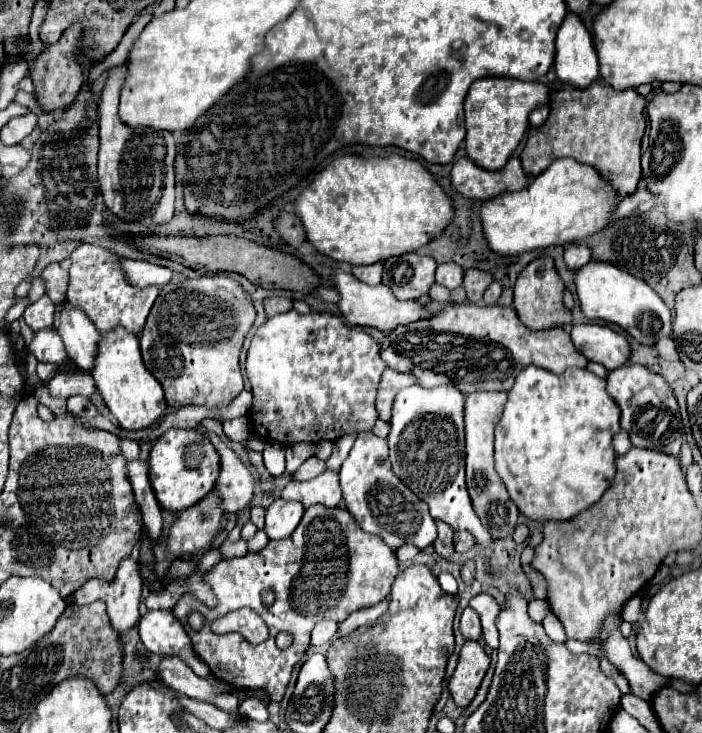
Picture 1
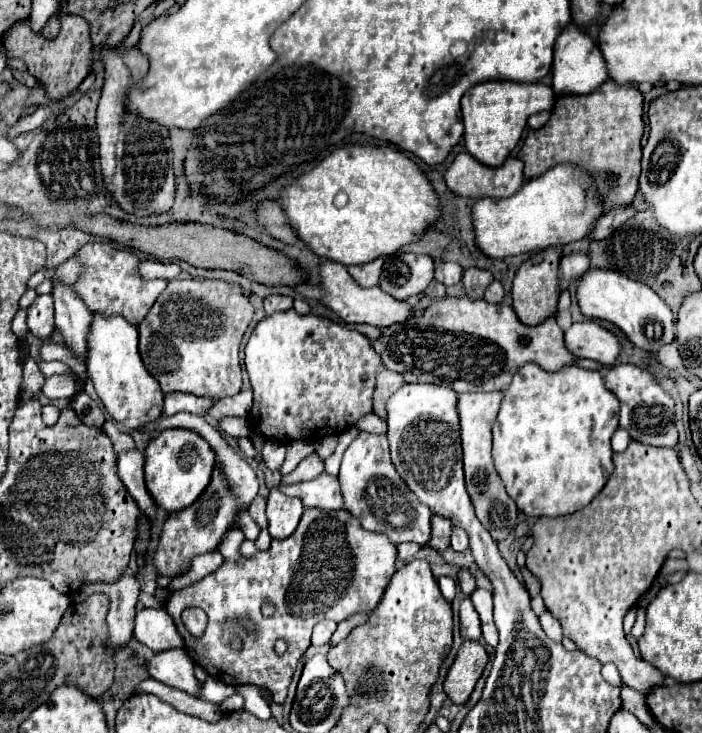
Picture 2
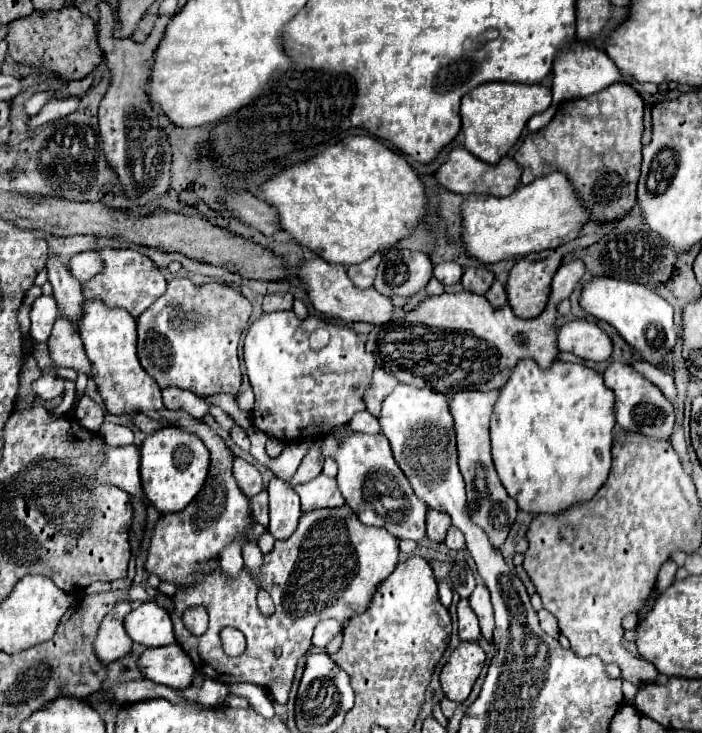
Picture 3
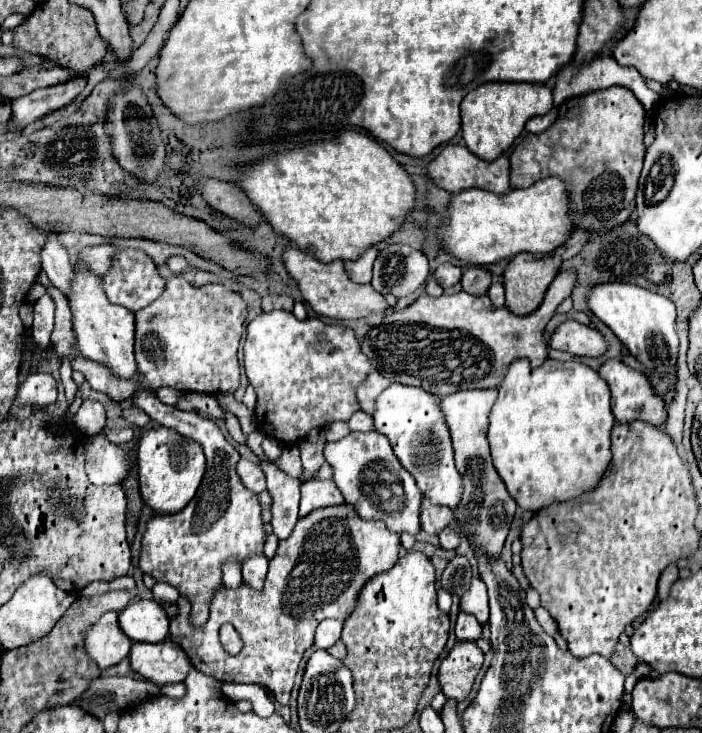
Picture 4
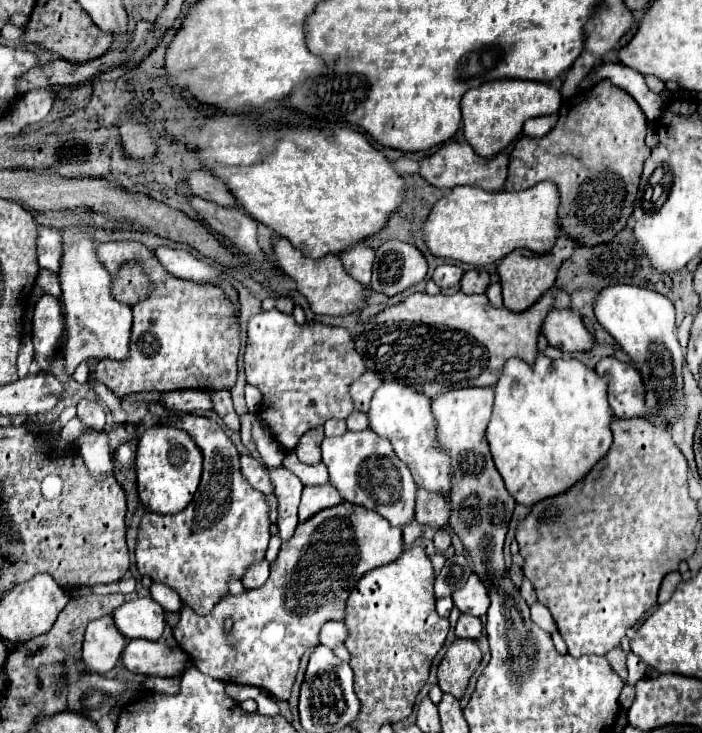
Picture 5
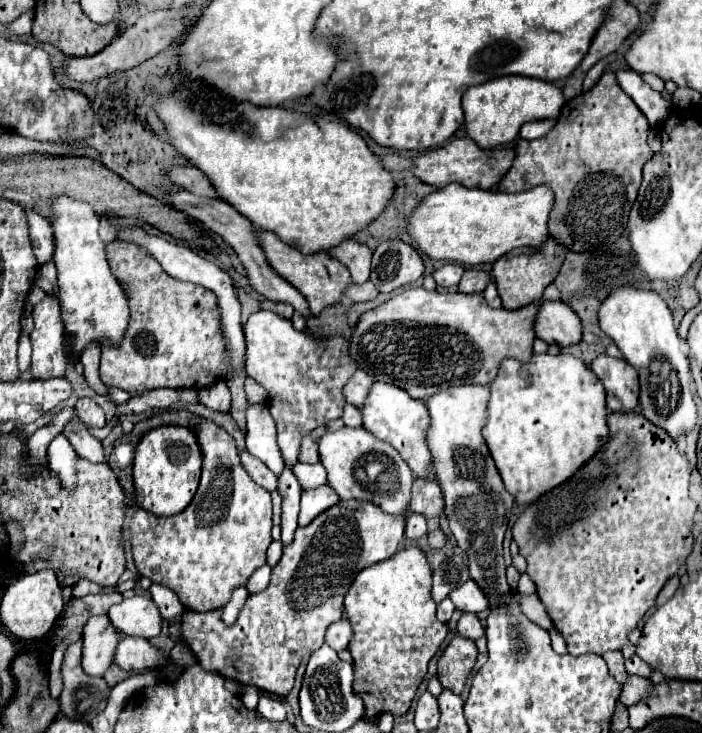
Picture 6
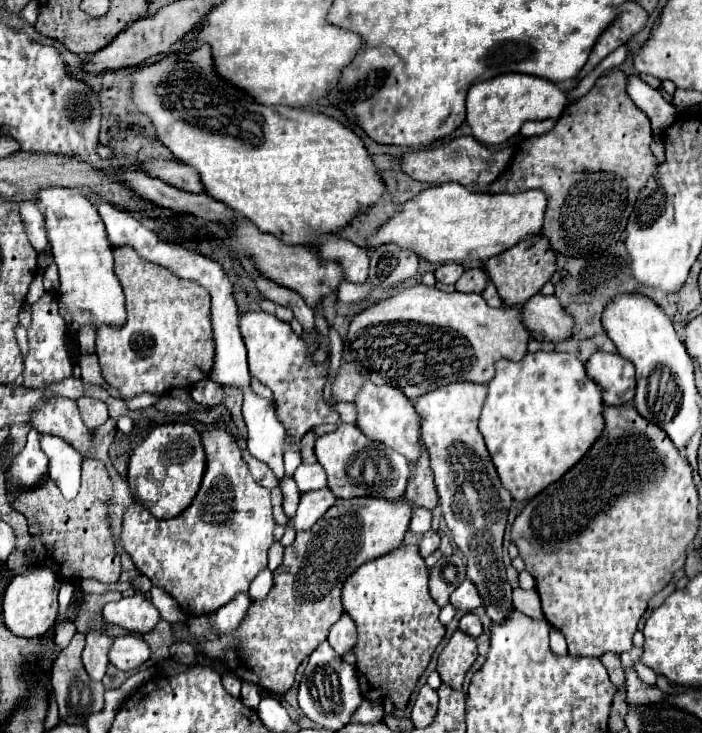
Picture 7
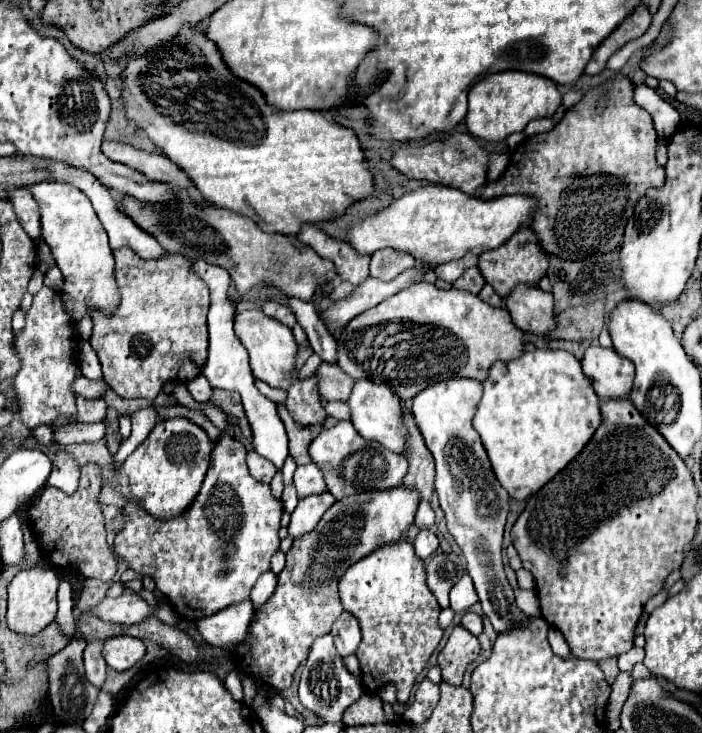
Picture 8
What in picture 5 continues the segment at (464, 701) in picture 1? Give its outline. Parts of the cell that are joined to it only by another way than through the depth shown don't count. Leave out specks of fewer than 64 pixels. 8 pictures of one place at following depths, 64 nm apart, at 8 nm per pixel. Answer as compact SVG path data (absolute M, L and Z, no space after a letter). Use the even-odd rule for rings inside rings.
M454 640L438 666L438 686L456 698L462 698L470 676L478 668L482 652L474 640Z

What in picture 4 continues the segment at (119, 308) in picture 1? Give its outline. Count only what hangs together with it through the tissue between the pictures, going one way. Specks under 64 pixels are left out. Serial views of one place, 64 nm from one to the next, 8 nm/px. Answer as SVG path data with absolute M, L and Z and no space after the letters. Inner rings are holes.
M124 250L120 258L116 258L112 262L112 272L104 274L104 290L106 296L112 304L122 304L126 306L130 312L136 312L144 306L148 306L152 300L156 300L160 296L160 292L164 290L164 278L158 274L156 264L152 262L152 258L148 254L144 254L142 250Z

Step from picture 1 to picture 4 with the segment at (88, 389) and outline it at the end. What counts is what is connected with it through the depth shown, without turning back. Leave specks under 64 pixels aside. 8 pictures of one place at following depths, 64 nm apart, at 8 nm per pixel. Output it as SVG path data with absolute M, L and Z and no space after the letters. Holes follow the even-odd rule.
M34 372L28 374L28 378L18 386L14 402L20 406L32 406L36 410L42 410L56 402L56 380L50 374Z

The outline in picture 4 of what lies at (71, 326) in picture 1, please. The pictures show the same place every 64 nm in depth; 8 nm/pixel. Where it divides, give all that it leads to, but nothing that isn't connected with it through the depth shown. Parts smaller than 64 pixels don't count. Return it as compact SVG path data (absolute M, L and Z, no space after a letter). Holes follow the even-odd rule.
M46 234L46 244L40 252L42 270L48 274L52 284L68 294L68 276L72 276L72 264L68 250L58 242L58 234Z

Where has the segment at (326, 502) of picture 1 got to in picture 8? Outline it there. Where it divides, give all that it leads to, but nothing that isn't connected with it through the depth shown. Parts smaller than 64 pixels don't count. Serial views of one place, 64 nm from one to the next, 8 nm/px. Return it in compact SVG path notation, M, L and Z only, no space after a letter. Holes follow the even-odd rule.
M322 492L320 496L310 496L308 500L302 500L296 510L292 512L292 520L288 526L288 534L292 538L300 538L308 532L312 532L322 518L322 514L334 504L334 496L330 492Z

